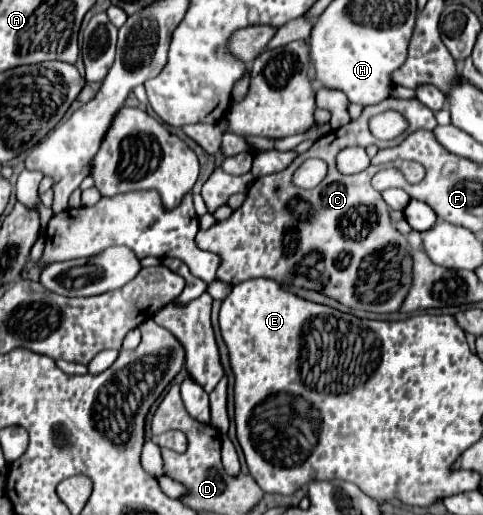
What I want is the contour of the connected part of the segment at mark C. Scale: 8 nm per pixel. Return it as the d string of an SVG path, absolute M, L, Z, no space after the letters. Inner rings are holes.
M387 97L383 103L365 107L357 121L351 121L345 127L339 127L337 131L331 131L331 133L323 135L321 139L317 139L311 145L309 151L299 155L299 163L291 163L287 169L283 169L279 173L265 175L265 177L257 179L249 187L245 203L239 209L235 209L227 221L217 221L213 227L201 229L195 237L195 243L197 243L199 249L215 251L221 257L221 265L217 269L215 279L223 281L223 283L229 283L229 285L237 285L237 283L247 281L247 279L269 277L269 279L275 279L283 285L295 285L295 287L321 291L327 297L337 299L339 303L343 303L347 307L353 307L353 309L373 311L373 313L399 311L401 305L403 305L401 301L407 297L407 291L411 289L411 267L413 267L413 263L411 263L411 253L407 249L409 247L407 239L395 229L395 225L389 217L389 207L387 207L387 203L383 203L381 193L371 187L371 177L383 167L367 167L363 173L343 175L343 173L339 173L339 169L335 165L335 155L345 147L353 147L353 145L367 147L371 143L387 145L387 143L375 139L369 133L369 127L367 127L369 117L373 117L375 113L387 111L387 109L395 109L403 117L407 117L409 127L413 127L413 131L435 129L435 117L433 117L433 111L429 107L423 107L417 99ZM307 157L321 157L329 165L327 177L313 191L303 191L303 189L297 189L295 185L291 185L293 171ZM311 251L317 251L319 259L317 261L303 261L303 257L307 257Z

